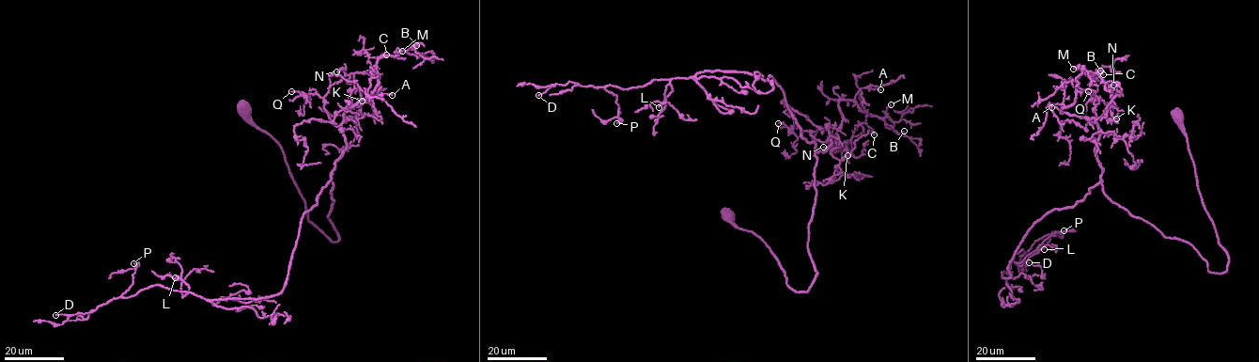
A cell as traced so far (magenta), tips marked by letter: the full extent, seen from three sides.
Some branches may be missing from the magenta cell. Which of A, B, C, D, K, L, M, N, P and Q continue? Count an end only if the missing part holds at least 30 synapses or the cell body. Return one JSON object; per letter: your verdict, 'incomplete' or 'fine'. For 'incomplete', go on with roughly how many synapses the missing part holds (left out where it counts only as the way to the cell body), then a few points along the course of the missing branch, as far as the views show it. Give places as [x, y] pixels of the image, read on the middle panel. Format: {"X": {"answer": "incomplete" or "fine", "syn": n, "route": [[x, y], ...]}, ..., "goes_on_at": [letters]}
{"A": {"answer": "fine"}, "B": {"answer": "incomplete", "syn": 35, "route": [[904, 131], [917, 131], [922, 136], [930, 136], [938, 146], [953, 147]]}, "C": {"answer": "fine"}, "D": {"answer": "fine"}, "K": {"answer": "fine"}, "L": {"answer": "fine"}, "M": {"answer": "fine"}, "N": {"answer": "fine"}, "P": {"answer": "fine"}, "Q": {"answer": "fine"}, "goes_on_at": ["B"]}

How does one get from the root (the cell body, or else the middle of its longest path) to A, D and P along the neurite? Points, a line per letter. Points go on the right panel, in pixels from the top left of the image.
A: (1178, 117), (1228, 255), (1224, 273), (1211, 272), (1191, 245), (1108, 197), (1096, 120), (1051, 107)
D: (1178, 117), (1224, 273), (1099, 182), (1038, 219), (1002, 276), (1022, 249), (1015, 263), (1029, 262)
P: (1178, 117), (1224, 273), (1097, 182), (1033, 224), (1002, 278), (1016, 254), (1064, 230)

